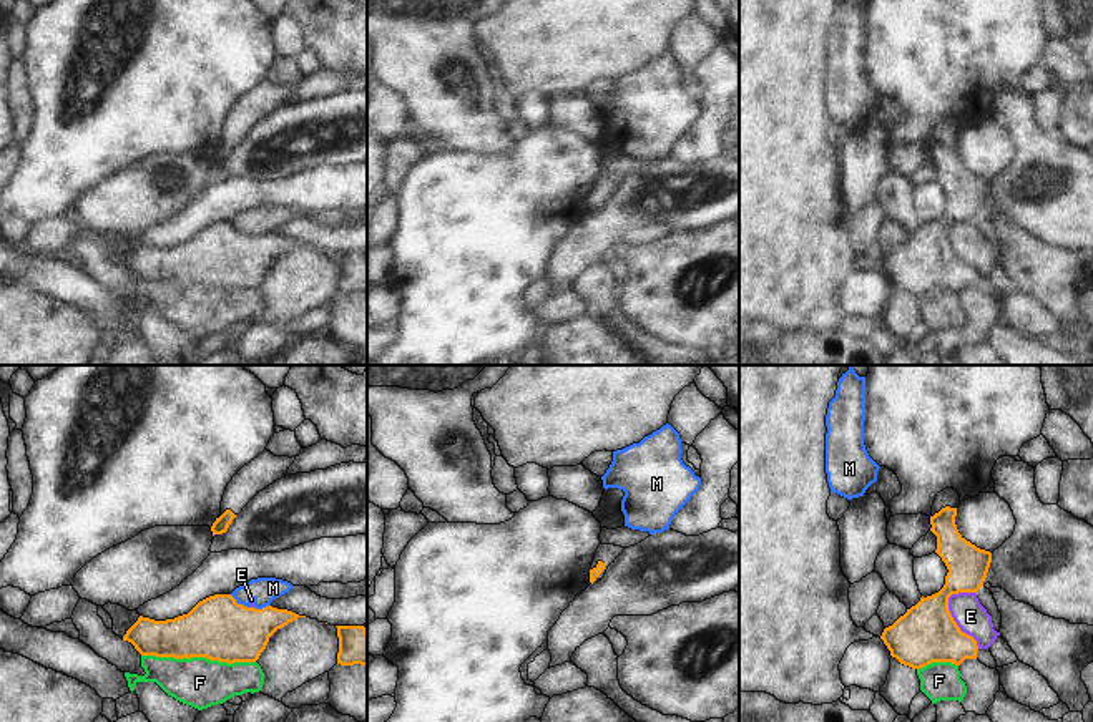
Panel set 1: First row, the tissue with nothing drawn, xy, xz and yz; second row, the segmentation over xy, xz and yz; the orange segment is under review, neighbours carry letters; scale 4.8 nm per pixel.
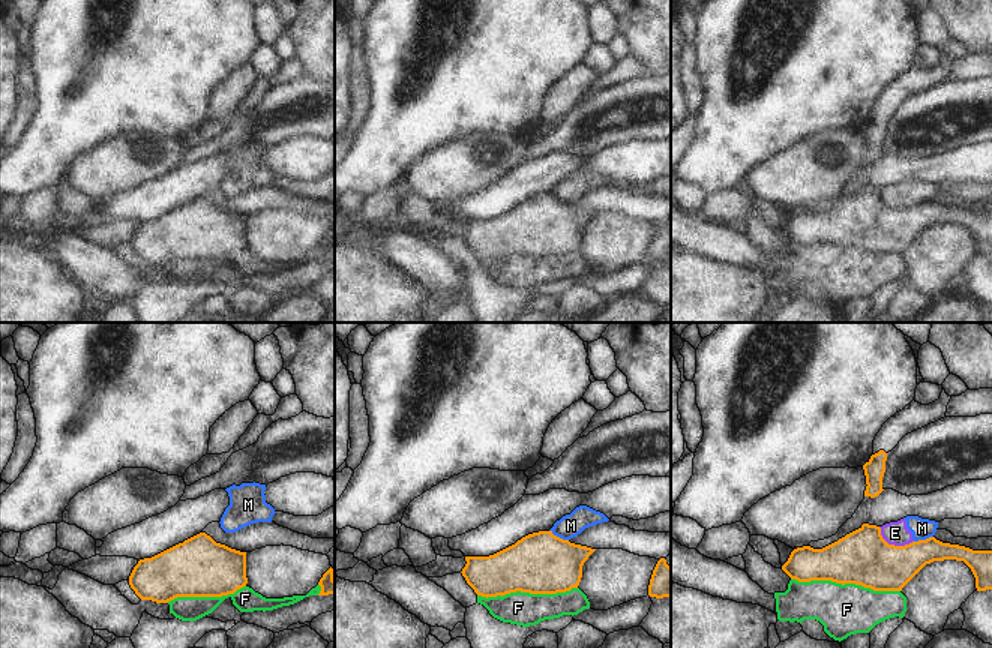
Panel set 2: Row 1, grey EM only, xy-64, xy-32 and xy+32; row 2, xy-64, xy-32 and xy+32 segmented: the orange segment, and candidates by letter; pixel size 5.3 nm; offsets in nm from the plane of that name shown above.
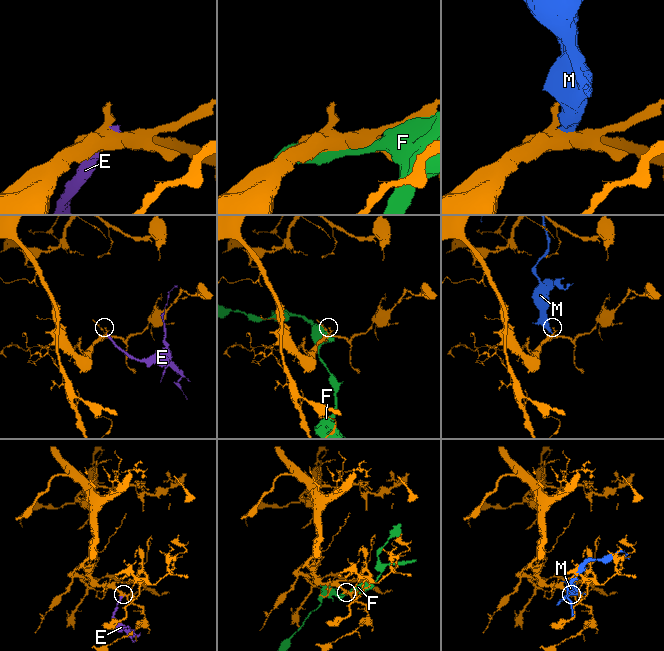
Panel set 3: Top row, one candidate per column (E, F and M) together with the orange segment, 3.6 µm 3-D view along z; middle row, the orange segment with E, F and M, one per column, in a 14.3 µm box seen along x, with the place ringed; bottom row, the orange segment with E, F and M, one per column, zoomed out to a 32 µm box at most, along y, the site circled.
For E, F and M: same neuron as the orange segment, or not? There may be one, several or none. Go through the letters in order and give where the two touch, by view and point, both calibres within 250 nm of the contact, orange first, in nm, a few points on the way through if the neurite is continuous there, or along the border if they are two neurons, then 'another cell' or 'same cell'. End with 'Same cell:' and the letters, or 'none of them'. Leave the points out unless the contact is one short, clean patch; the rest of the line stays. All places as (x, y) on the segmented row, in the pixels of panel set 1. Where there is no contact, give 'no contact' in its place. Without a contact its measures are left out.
E: contact yz (955, 623); calibres 280 and 160 nm; another cell
F: contact xy (198, 656); calibres 300 and 240 nm; another cell
M: contact xy (240, 604); calibres 300 and 130 nm; border xy (230, 595), (248, 608); another cell
Same cell: none of them

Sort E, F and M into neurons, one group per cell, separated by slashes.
E M / F

